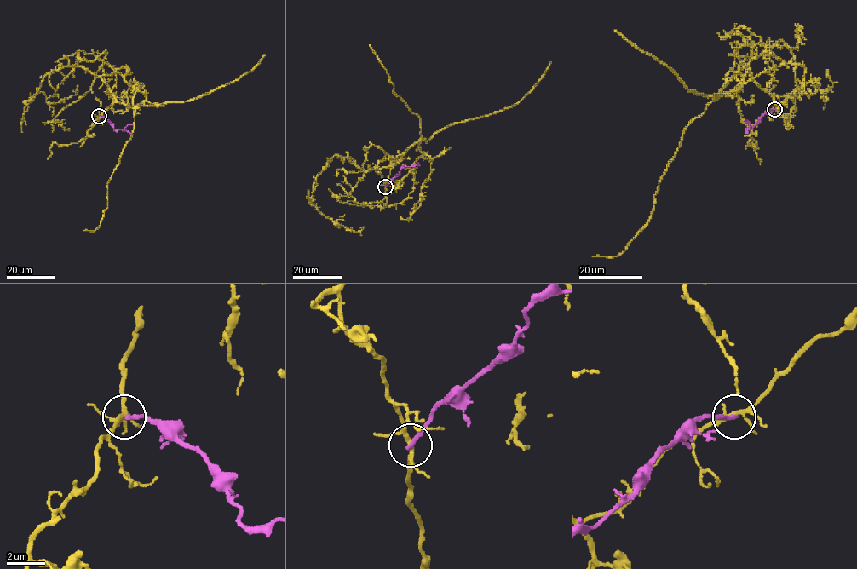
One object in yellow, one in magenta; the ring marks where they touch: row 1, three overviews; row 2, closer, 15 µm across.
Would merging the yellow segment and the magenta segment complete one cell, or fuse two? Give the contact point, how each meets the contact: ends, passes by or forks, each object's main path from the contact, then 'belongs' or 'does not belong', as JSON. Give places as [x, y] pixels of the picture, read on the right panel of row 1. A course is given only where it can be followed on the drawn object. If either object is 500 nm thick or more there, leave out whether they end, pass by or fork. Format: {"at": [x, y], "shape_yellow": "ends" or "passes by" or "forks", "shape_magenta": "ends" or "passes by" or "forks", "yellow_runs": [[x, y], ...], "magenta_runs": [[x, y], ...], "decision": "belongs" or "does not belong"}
{"at": [774, 109], "shape_yellow": "forks", "shape_magenta": "ends", "yellow_runs": [[774, 109], [741, 117], [742, 44], [779, 96], [813, 77], [825, 92], [826, 69]], "magenta_runs": [[774, 110], [767, 110], [751, 128], [749, 127], [746, 132]], "decision": "does not belong"}

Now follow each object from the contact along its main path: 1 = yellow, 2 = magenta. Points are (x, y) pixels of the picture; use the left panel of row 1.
1: (99, 116), (90, 129), (115, 99), (74, 66), (48, 72), (26, 106), (39, 92), (60, 102), (77, 85)
2: (99, 117), (104, 117), (115, 130), (126, 129), (134, 134)

